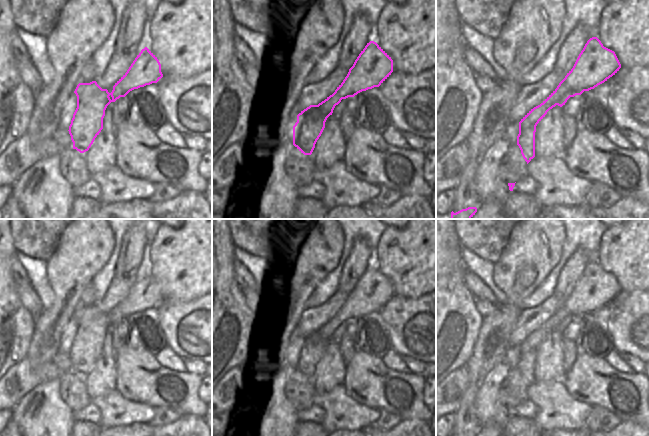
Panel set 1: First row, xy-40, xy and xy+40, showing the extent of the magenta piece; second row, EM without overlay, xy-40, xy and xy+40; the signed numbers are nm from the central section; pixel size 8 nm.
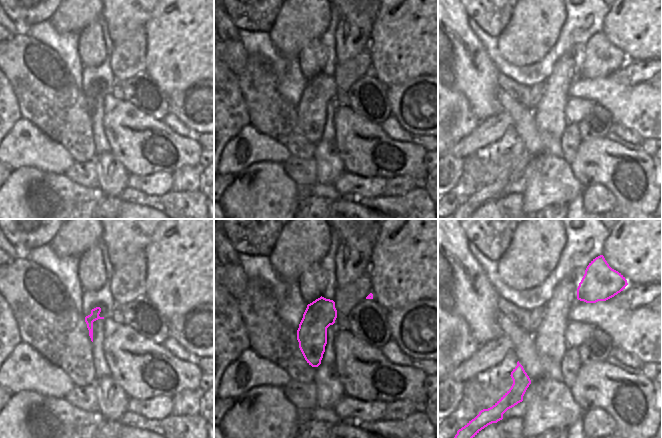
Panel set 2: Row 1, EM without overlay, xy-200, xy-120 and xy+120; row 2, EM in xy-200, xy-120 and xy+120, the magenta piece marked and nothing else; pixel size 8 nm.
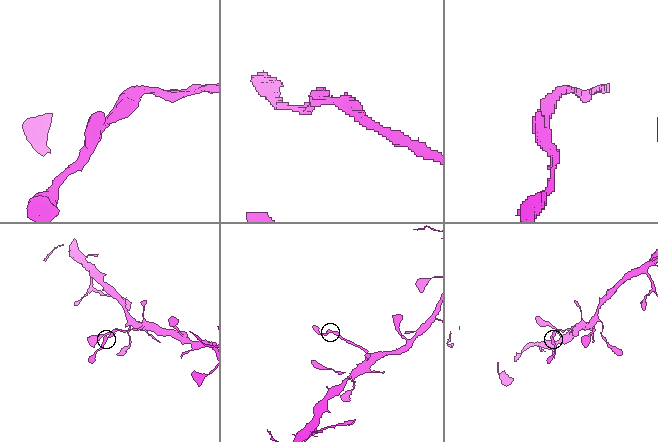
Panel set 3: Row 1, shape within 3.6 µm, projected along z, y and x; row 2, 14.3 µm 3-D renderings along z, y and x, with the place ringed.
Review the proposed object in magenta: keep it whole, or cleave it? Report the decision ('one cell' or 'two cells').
one cell

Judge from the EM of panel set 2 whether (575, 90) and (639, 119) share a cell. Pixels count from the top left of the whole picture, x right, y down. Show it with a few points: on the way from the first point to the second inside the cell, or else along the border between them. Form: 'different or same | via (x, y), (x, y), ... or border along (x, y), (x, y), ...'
same | via (591, 90), (612, 92), (623, 103)

